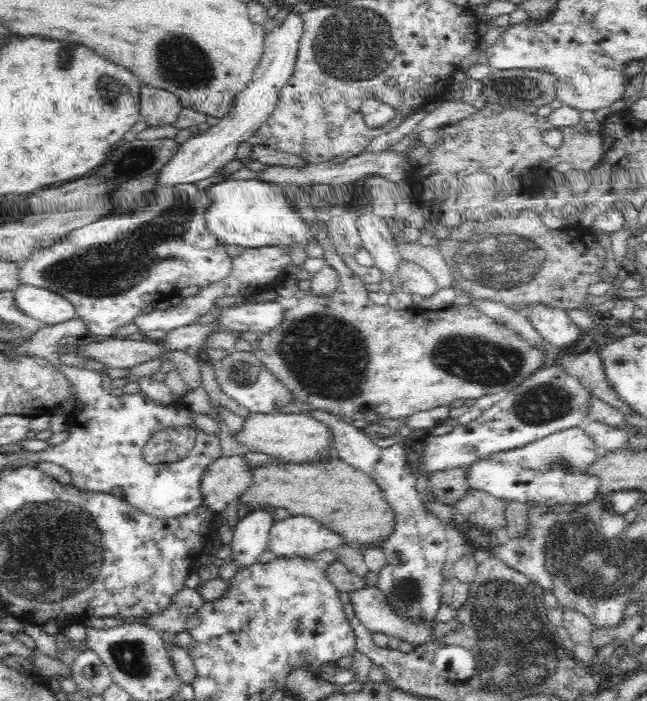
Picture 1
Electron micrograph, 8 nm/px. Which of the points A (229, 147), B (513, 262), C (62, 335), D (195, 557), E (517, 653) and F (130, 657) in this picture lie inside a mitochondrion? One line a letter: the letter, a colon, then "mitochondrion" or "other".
A: other
B: mitochondrion
C: other
D: other
E: mitochondrion
F: mitochondrion

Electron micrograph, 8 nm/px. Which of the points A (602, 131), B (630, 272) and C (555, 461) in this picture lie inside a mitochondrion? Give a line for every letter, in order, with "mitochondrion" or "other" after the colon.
A: other
B: other
C: mitochondrion

